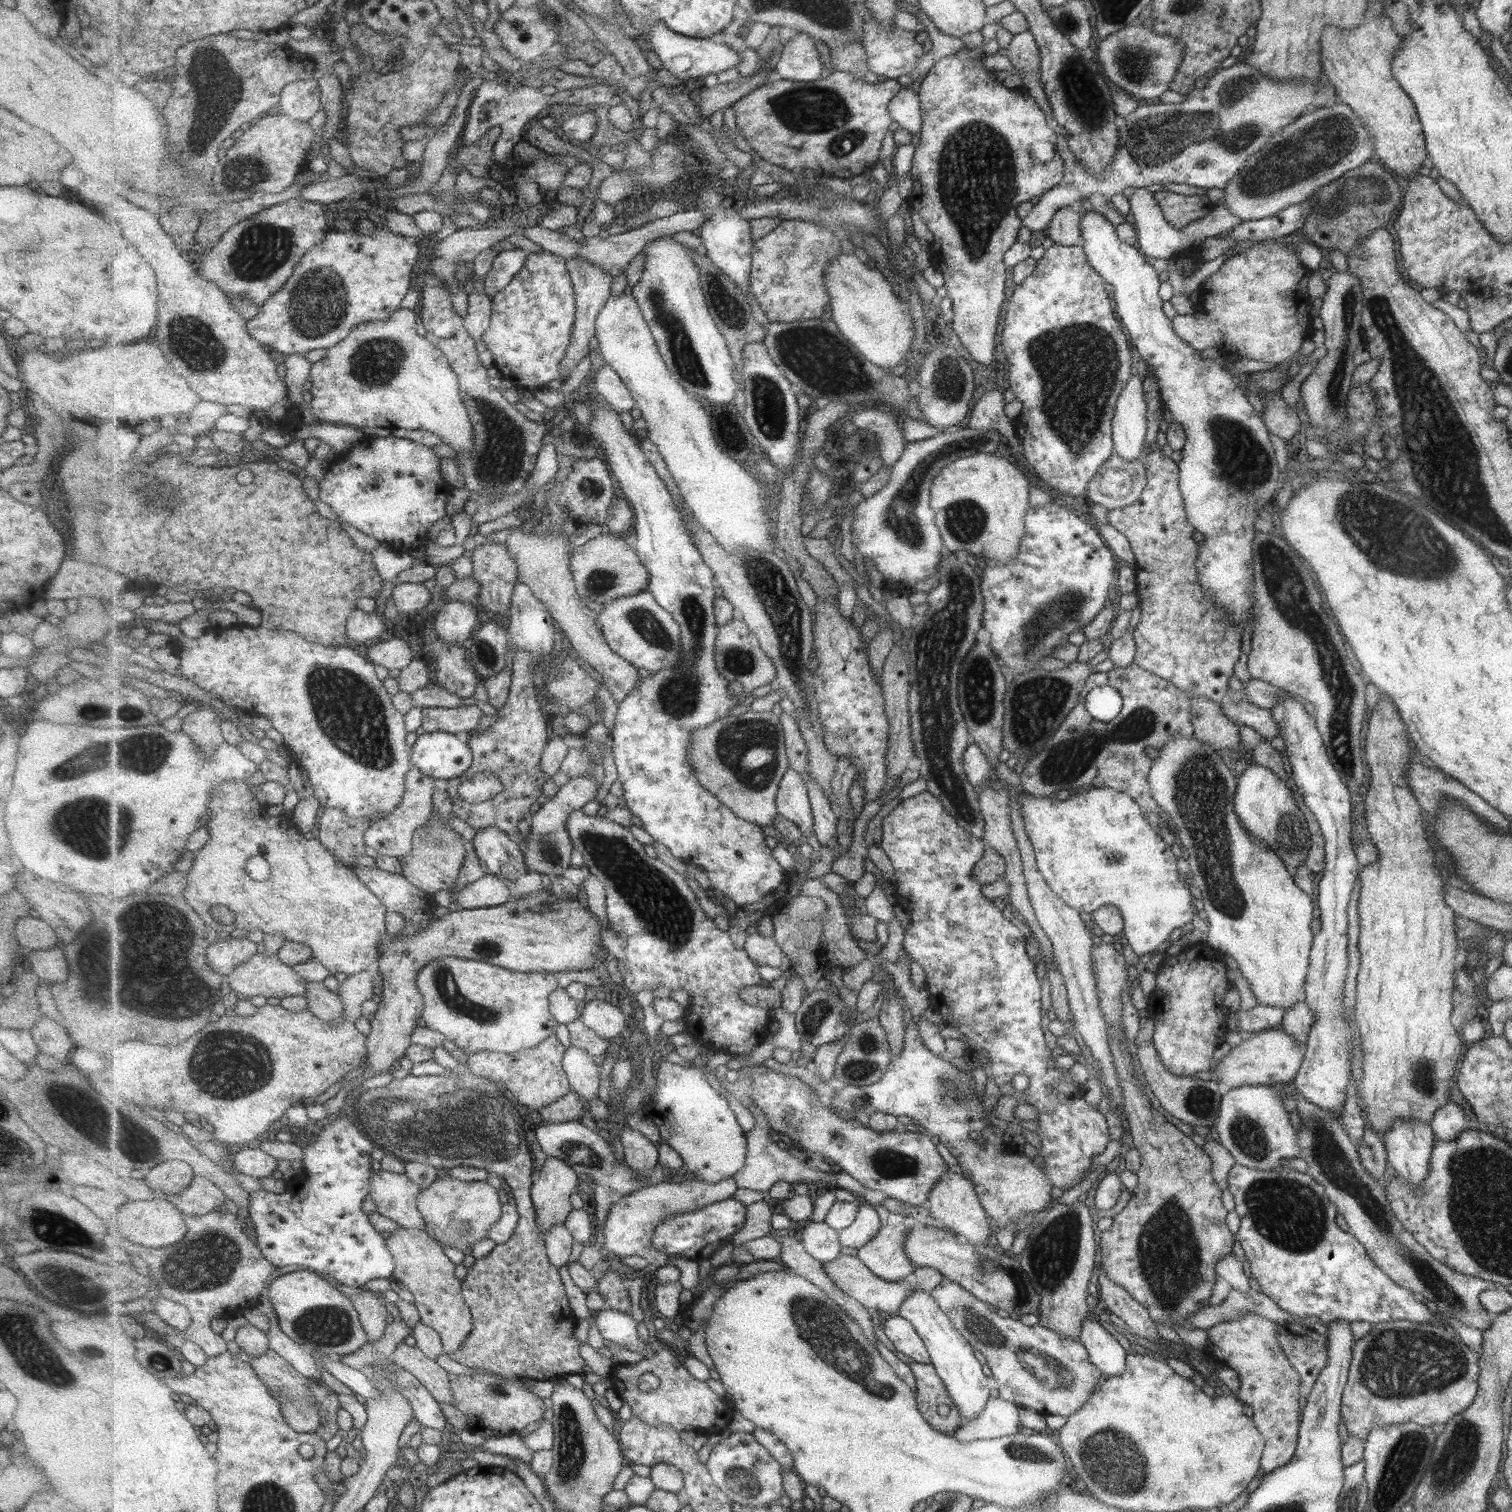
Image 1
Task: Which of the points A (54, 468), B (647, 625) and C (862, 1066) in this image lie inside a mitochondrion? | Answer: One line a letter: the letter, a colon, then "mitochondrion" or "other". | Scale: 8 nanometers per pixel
A: other
B: mitochondrion
C: mitochondrion

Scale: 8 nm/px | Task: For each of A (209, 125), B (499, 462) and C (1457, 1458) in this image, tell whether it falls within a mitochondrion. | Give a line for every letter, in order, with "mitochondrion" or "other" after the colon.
A: mitochondrion
B: mitochondrion
C: mitochondrion

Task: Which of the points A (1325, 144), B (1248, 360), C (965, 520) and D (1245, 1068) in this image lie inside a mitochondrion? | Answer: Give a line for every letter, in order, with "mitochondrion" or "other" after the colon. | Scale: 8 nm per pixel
A: mitochondrion
B: other
C: mitochondrion
D: other

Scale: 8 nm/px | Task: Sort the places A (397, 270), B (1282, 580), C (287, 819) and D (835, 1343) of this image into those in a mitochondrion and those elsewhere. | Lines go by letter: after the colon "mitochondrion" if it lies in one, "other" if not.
A: other
B: mitochondrion
C: other
D: mitochondrion

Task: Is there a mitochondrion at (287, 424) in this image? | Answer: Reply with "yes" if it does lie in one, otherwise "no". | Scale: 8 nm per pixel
no

